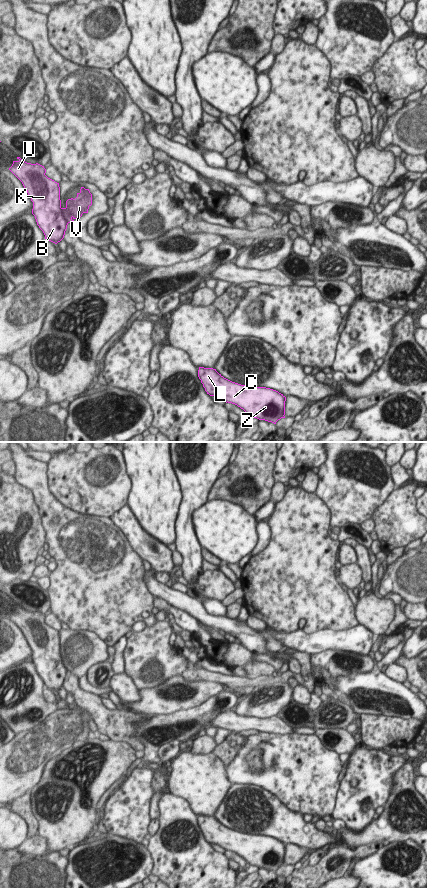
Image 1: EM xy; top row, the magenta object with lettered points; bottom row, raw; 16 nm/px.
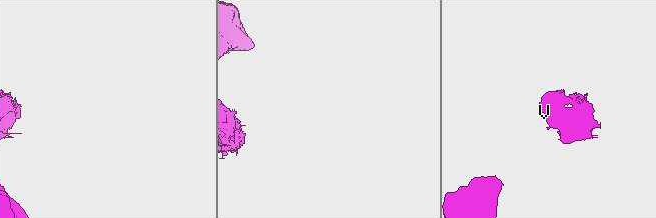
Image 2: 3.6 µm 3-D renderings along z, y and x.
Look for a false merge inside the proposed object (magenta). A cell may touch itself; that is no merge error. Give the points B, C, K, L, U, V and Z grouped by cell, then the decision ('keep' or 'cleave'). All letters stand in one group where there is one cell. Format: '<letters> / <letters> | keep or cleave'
B C K L U Z / V | cleave

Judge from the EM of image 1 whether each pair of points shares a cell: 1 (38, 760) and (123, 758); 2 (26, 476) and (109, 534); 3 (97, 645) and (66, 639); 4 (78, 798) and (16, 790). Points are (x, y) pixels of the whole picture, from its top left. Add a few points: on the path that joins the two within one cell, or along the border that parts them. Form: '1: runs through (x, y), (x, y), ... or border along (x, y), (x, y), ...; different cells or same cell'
1: border along (56, 755), (47, 763); different cells
2: runs through (46, 497), (84, 534), (88, 534); same cell
3: runs through (89, 645), (74, 644); same cell
4: border along (45, 768), (42, 778), (32, 788); different cells

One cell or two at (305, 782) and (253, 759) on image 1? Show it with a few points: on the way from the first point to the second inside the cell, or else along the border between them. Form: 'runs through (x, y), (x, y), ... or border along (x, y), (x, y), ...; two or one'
runs through (292, 769), (287, 765), (266, 760); one

